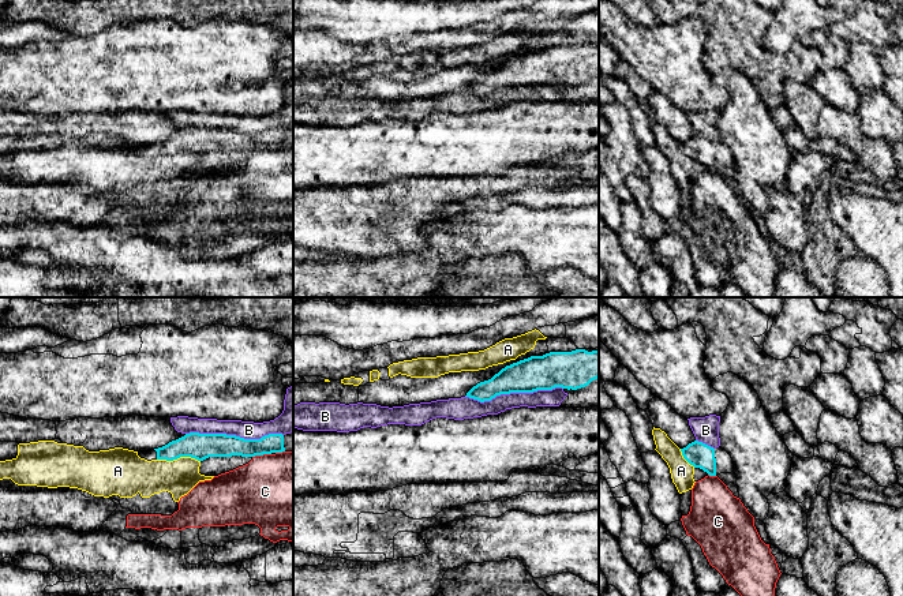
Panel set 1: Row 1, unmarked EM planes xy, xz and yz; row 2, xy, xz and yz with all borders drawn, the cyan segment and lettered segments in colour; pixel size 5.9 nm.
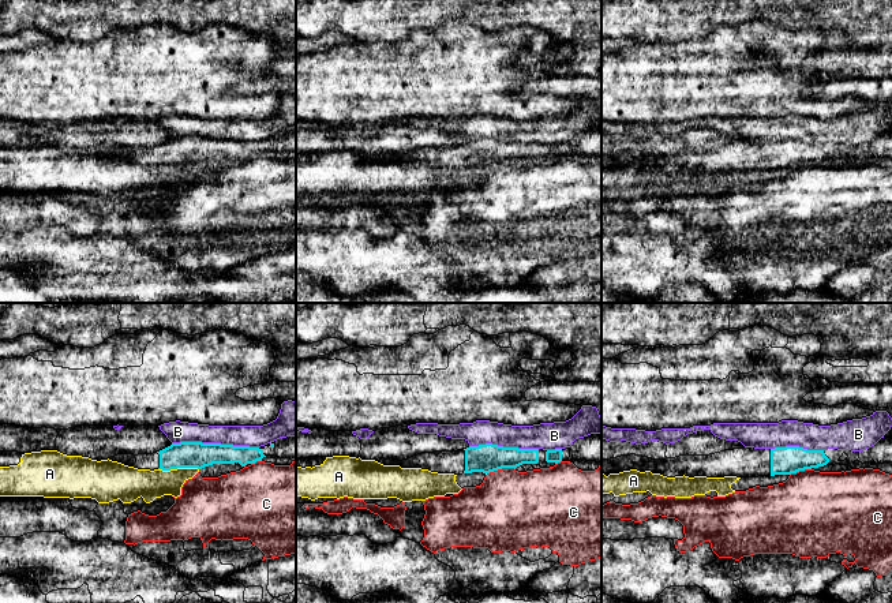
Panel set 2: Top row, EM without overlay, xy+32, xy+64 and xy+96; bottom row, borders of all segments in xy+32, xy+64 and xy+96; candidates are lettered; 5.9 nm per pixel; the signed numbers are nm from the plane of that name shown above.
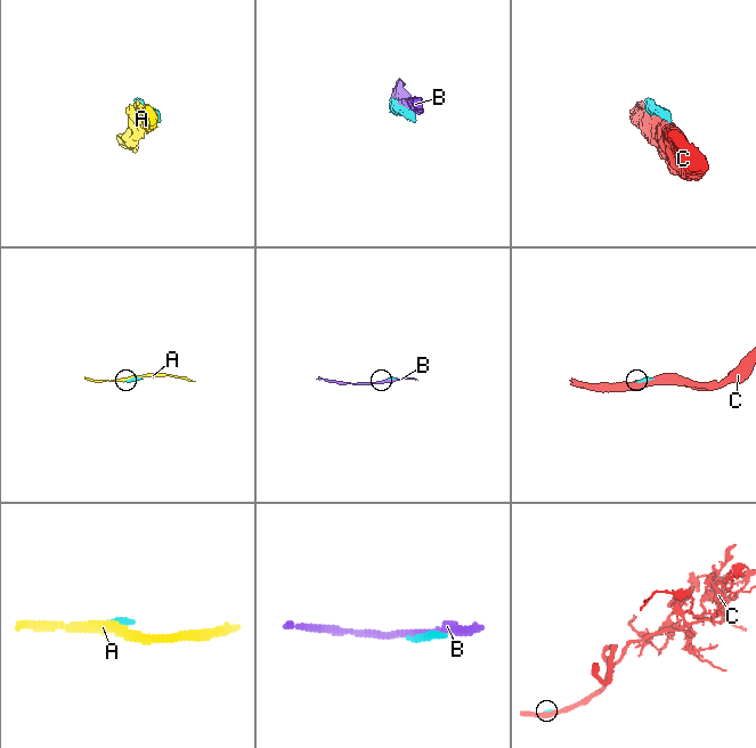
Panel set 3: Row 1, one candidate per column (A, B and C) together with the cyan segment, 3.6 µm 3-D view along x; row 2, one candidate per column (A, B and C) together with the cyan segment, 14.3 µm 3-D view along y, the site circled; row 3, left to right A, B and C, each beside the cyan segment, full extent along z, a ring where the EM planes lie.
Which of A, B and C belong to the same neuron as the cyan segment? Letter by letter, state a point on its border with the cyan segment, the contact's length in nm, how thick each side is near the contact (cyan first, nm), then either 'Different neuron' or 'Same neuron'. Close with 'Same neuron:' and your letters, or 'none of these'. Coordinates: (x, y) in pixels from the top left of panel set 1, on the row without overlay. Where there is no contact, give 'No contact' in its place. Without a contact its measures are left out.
A: Touches cyan at xy (179, 152). Shared border 260 nm. Thickness 160 nm (cyan) against 200 nm. Different neuron
B: Touches cyan at xy (235, 130). Shared border 600 nm. Thickness 160 nm (cyan) against 110 nm. Different neuron
C: Touches cyan at xy (261, 149). Shared border 110 nm. Thickness 140 nm (cyan) against 440 nm. Different neuron
Same neuron: none of these

